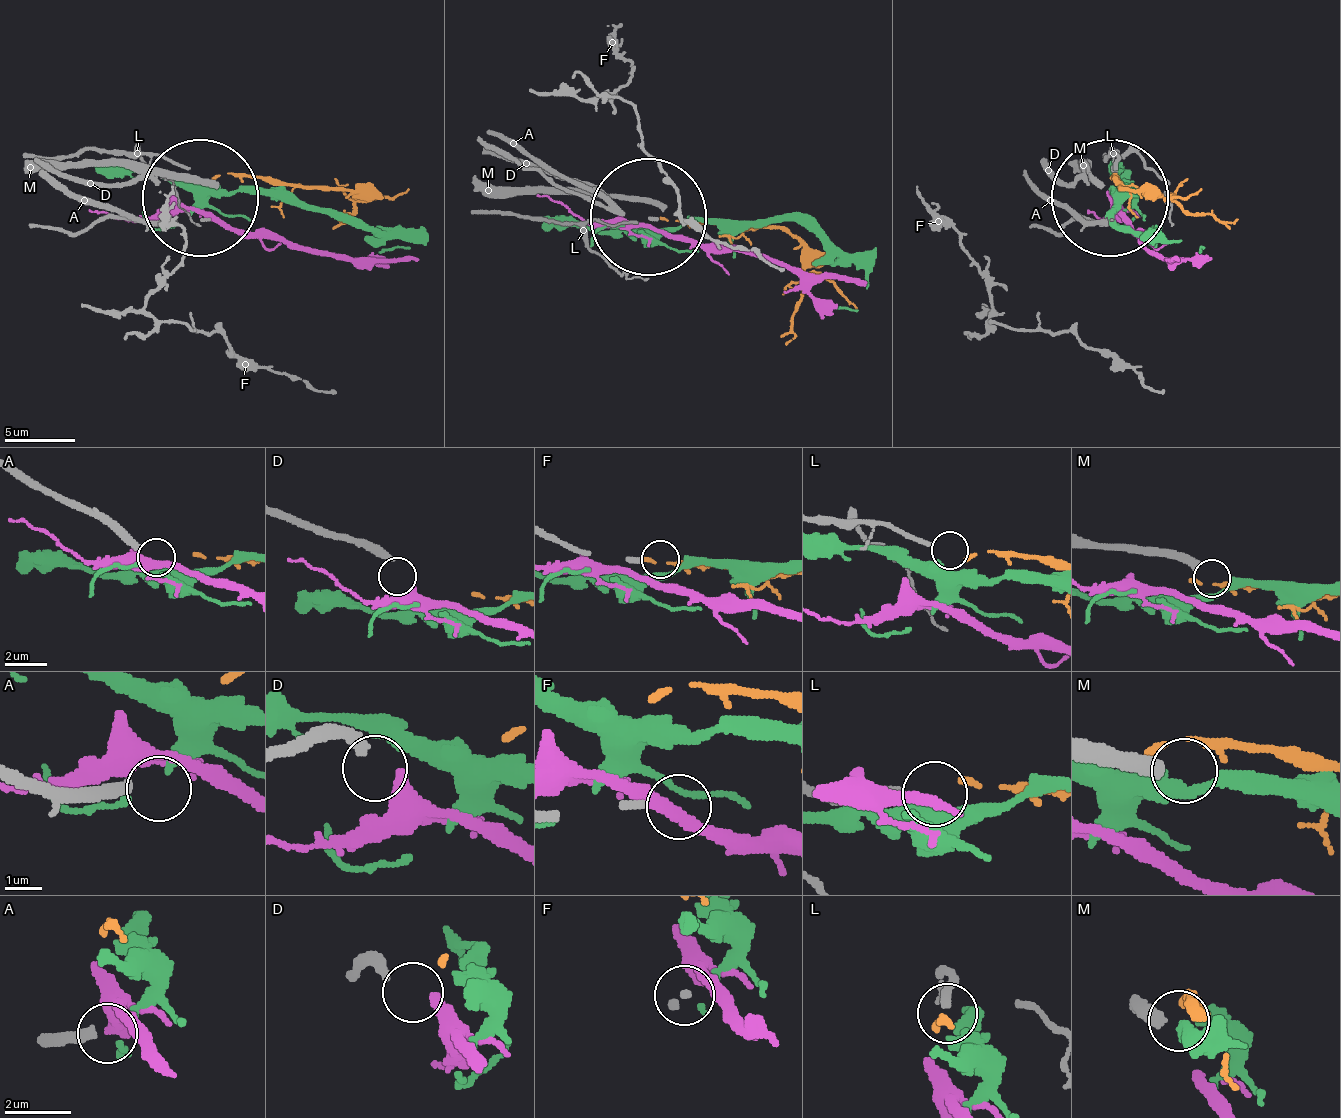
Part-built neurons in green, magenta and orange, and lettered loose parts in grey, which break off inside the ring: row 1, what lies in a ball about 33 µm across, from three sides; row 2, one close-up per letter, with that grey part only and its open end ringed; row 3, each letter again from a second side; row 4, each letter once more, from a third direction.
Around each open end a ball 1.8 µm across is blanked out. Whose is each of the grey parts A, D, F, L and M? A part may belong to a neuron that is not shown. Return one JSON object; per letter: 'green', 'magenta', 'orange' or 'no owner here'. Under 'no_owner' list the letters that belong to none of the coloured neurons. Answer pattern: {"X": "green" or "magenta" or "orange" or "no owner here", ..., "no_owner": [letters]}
{"A": "no owner here", "D": "magenta", "F": "no owner here", "L": "no owner here", "M": "green", "no_owner": ["A", "F", "L"]}

